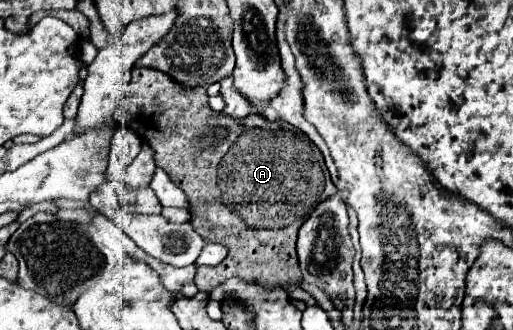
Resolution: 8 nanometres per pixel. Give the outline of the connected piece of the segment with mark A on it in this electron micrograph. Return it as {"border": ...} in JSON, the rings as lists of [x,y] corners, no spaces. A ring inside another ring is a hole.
{"border":[[[136,67],[132,71],[132,79],[128,83],[128,91],[124,95],[122,105],[118,107],[118,123],[122,127],[132,127],[142,139],[146,139],[156,151],[156,165],[166,169],[170,179],[186,193],[194,217],[190,219],[196,231],[210,243],[222,243],[228,247],[228,255],[222,263],[209,267],[198,266],[194,283],[201,292],[210,293],[220,283],[226,283],[232,277],[244,279],[249,283],[257,283],[268,287],[284,287],[298,285],[302,281],[298,255],[296,255],[296,239],[300,225],[310,217],[316,203],[336,195],[336,187],[330,181],[330,173],[326,169],[324,157],[320,149],[300,131],[296,131],[290,123],[268,121],[264,115],[250,113],[238,123],[232,119],[228,123],[228,139],[220,143],[220,147],[212,147],[204,155],[196,155],[192,151],[192,139],[200,135],[200,131],[208,131],[214,125],[226,125],[226,115],[216,113],[208,107],[206,87],[184,87],[176,83],[170,75],[164,75],[158,69]]]}

